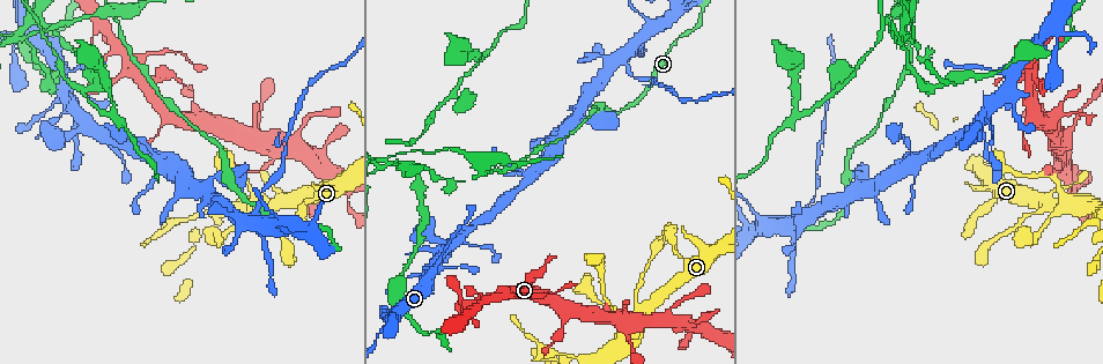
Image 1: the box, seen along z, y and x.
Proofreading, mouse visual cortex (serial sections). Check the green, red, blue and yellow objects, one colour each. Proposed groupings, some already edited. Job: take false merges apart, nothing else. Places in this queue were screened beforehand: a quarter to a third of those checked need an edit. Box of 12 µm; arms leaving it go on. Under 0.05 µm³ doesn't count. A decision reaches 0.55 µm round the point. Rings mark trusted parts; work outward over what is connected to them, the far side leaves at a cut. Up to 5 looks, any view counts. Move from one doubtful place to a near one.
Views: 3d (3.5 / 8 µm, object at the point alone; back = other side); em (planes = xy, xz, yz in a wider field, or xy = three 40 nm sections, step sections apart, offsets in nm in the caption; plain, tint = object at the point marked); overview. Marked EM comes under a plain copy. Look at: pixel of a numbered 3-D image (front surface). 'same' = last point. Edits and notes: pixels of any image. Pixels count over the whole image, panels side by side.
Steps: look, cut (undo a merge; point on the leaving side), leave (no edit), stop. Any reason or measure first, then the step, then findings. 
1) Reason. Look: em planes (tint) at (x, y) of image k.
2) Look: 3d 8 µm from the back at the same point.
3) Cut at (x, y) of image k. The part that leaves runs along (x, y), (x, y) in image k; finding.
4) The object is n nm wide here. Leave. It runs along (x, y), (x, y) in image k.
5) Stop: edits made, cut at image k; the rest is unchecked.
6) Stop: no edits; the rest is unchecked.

Four arms meet. Look: 3d 8 µm at (427, 268) of image 1.

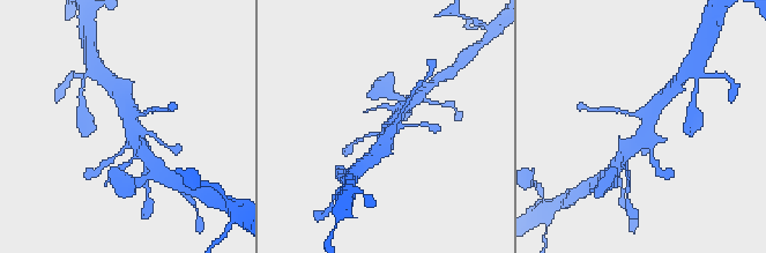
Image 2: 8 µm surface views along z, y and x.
Look: 3d 3.5 µm at (129, 126) of image 2.

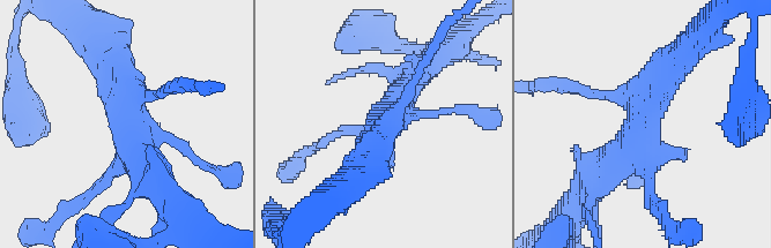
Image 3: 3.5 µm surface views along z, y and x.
Look: em xy step 2 (tint) at (640, 125) of image 3.

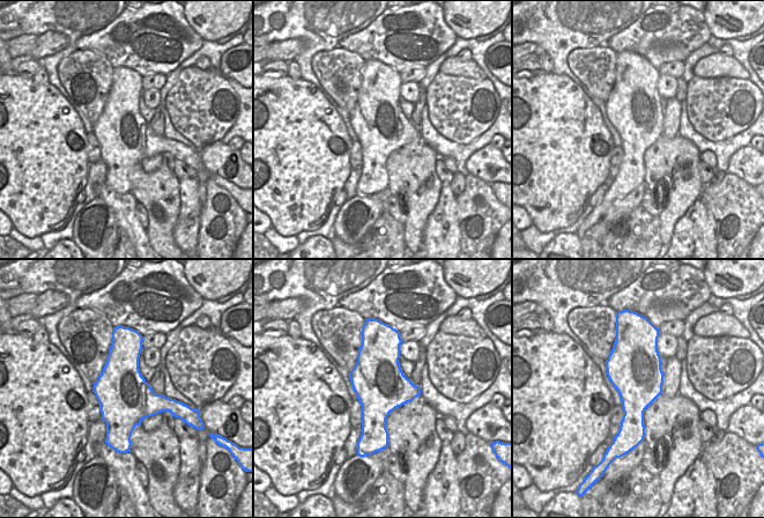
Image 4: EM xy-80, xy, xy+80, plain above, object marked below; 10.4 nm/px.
The object is 550 nm wide here. Leave. It runs along (677, 64), (594, 180) in image 3; all the same cell.

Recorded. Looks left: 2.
Abrupt turn. Look: 3d 3.5 µm at (116, 19) of image 1.

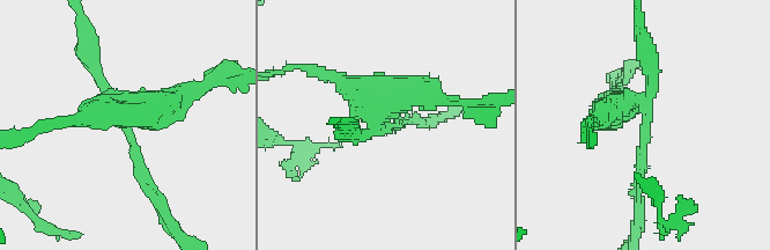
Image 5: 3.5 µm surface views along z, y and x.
Now the EM. Look: em planes (tint) at (648, 122) of image 5.

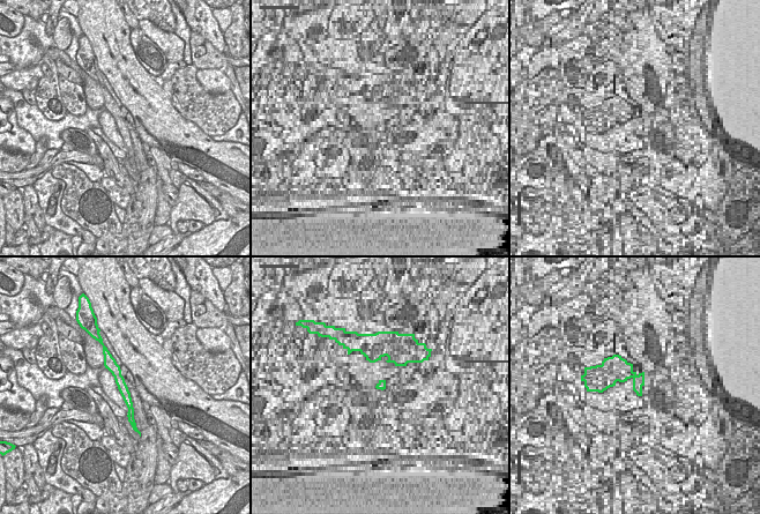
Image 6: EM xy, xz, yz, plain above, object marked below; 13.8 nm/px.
Cut at (605, 98) of image 5. The part that leaves runs along (641, 108), (620, 104), (584, 125) in image 5; two cells meet here.

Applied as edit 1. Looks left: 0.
Stop: edits made, cut at image 5; the rest is unchecked.

